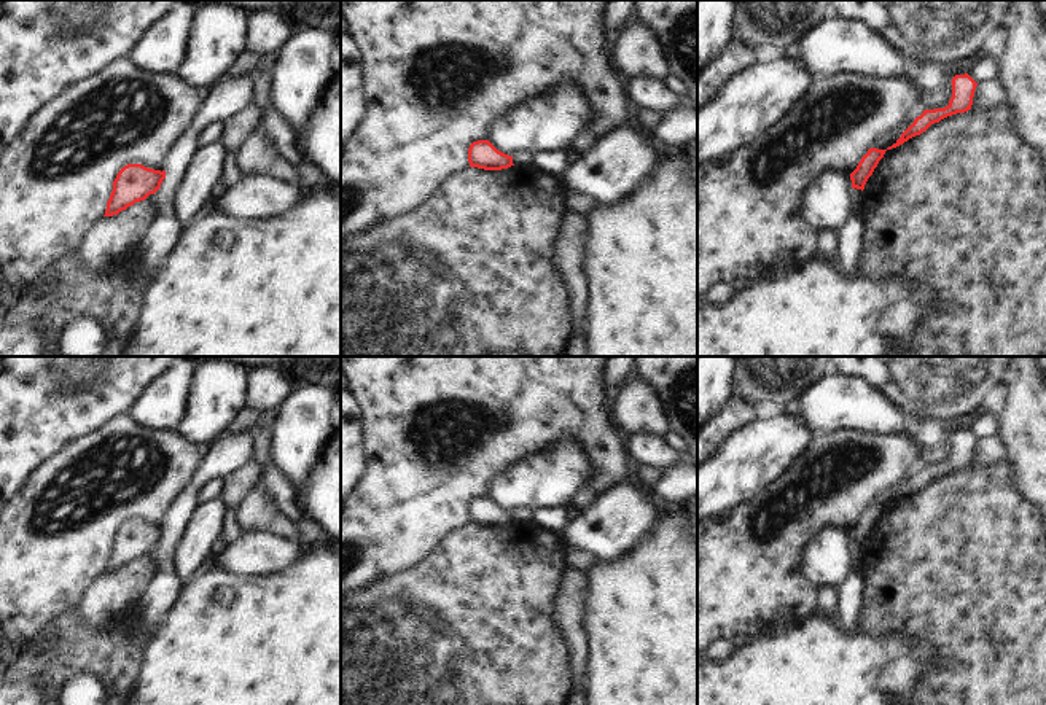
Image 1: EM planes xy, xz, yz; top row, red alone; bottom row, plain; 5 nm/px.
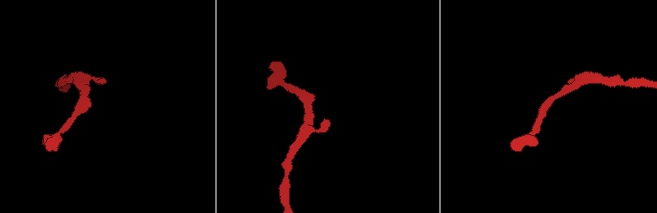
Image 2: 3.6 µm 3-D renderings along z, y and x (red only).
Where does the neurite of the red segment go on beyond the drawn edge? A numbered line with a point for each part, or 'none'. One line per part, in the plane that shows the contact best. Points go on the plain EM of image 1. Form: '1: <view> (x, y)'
1: yz (884, 497)

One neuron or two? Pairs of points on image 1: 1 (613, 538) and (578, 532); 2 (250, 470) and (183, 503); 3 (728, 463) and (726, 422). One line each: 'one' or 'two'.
1: one
2: two
3: two

